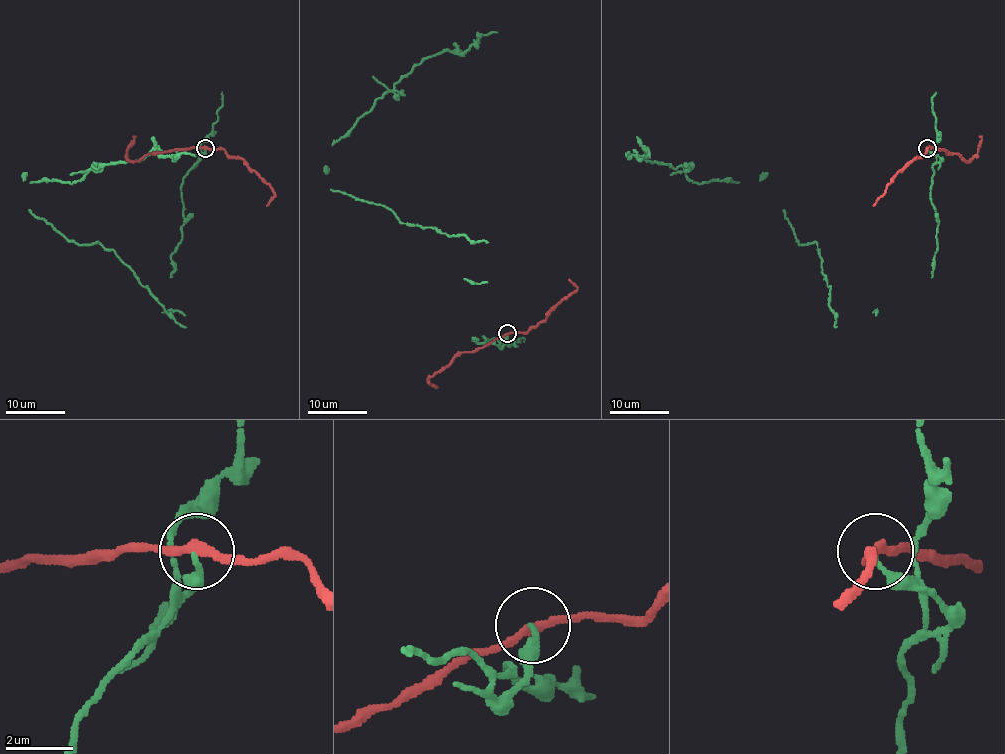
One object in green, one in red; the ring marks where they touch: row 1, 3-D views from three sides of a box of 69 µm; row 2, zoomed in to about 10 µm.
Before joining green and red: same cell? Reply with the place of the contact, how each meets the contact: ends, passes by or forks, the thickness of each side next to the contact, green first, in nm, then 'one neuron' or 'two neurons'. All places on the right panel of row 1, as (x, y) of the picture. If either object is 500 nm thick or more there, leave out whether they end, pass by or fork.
at (927, 148); green ends there; red passes by; 220 nm thick on the green side, 280 nm on the other; two neurons

